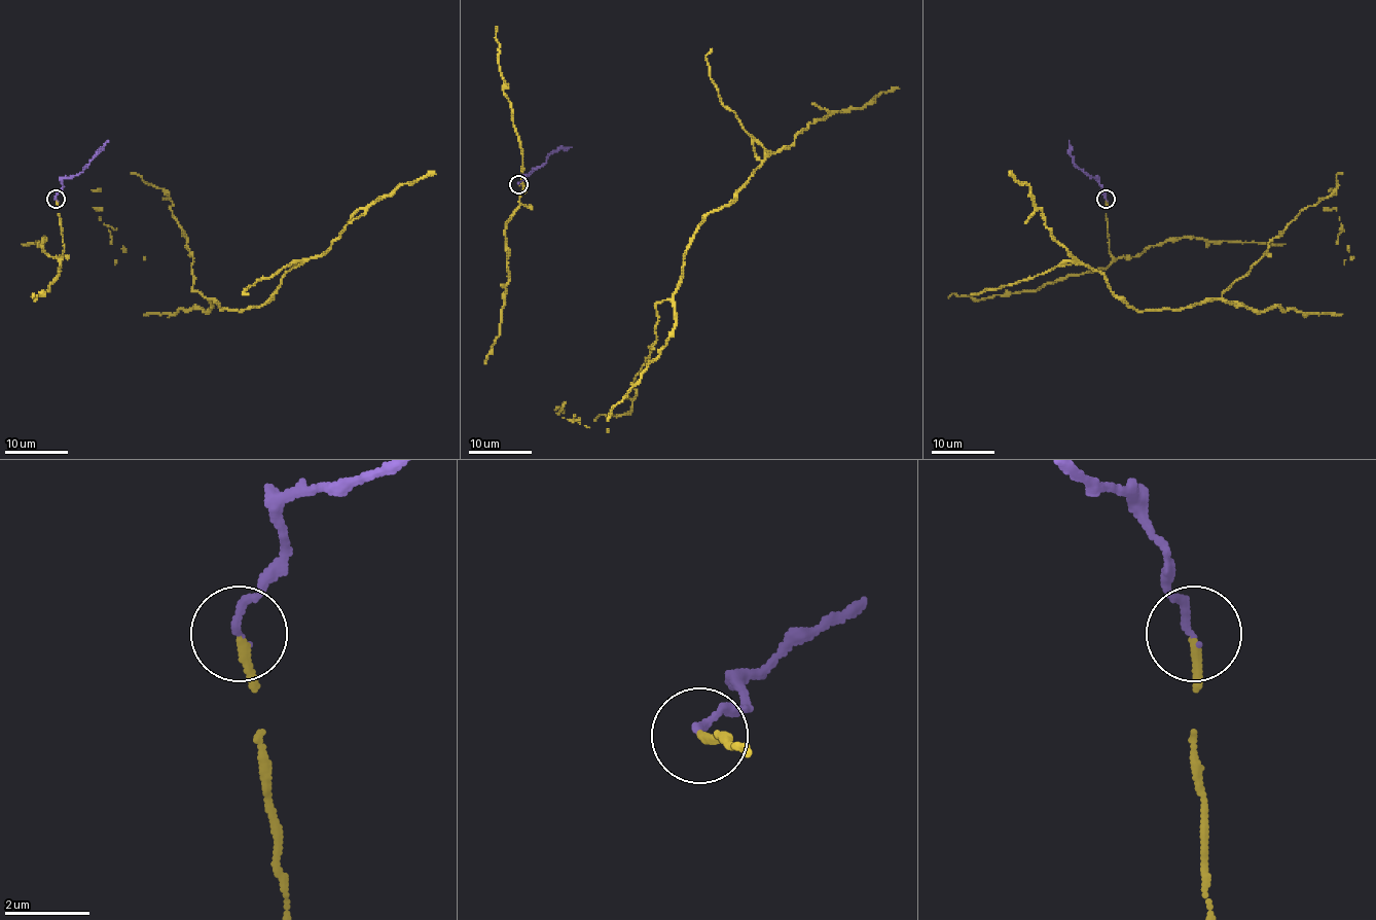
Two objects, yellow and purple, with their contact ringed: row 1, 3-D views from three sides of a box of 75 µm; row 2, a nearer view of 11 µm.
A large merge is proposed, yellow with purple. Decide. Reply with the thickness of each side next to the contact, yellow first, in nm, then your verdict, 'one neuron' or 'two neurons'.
200 nm thick on the yellow side, 190 nm on the other; two neurons

